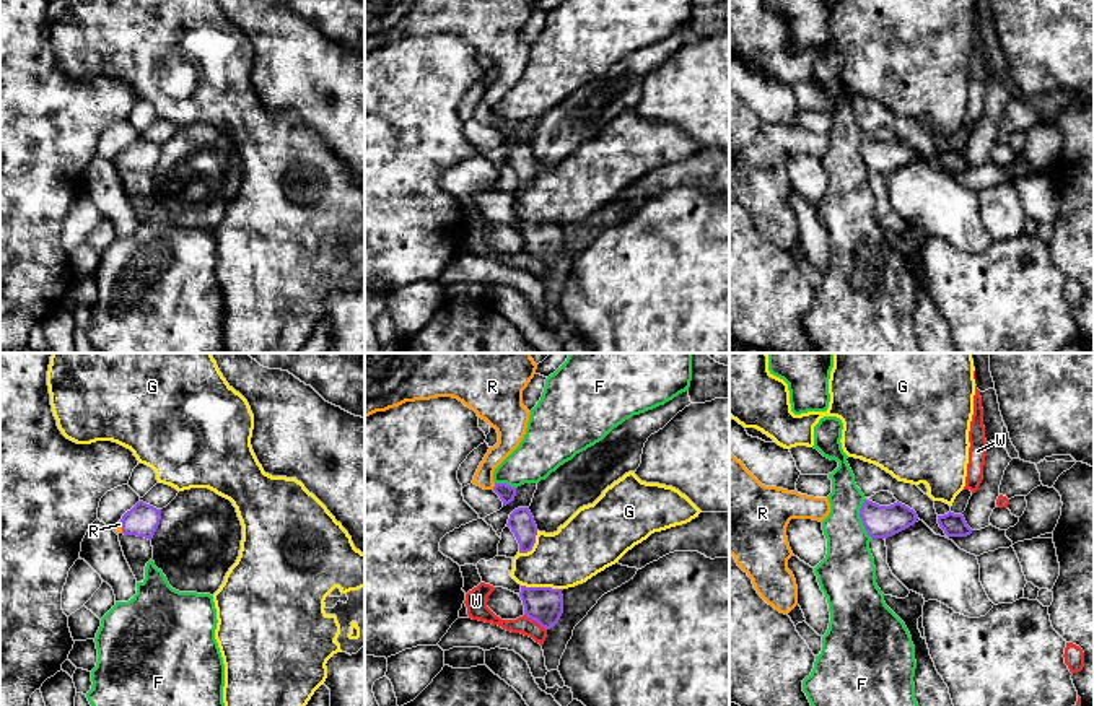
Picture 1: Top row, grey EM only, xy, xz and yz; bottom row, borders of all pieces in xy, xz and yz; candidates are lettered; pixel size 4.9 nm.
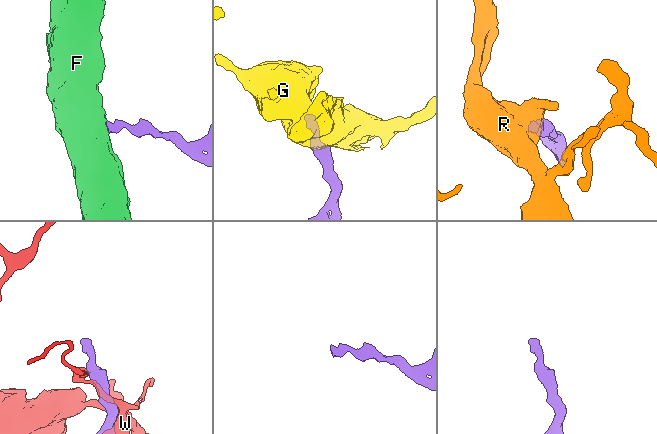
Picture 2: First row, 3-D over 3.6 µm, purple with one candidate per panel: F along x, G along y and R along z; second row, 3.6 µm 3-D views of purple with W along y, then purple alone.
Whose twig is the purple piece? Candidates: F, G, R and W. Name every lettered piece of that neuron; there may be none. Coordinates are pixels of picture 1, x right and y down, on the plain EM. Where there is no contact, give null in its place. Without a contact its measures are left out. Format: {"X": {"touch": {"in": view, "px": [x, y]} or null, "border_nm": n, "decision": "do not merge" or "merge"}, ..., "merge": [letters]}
{"F": {"touch": {"in": "yz", "px": [860, 152]}, "border_nm": 200, "decision": "do not merge"}, "G": {"touch": {"in": "xz", "px": [542, 223]}, "border_nm": 200, "decision": "do not merge"}, "R": {"touch": {"in": "xz", "px": [494, 122]}, "border_nm": 40, "decision": "merge"}, "W": {"touch": {"in": "xz", "px": [536, 256]}, "border_nm": 140, "decision": "do not merge"}, "merge": ["R"]}

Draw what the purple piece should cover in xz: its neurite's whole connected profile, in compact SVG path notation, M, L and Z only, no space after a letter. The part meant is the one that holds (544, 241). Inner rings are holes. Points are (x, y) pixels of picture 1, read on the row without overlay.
M521 221L524 251L542 264L554 264L563 249L563 224Z

